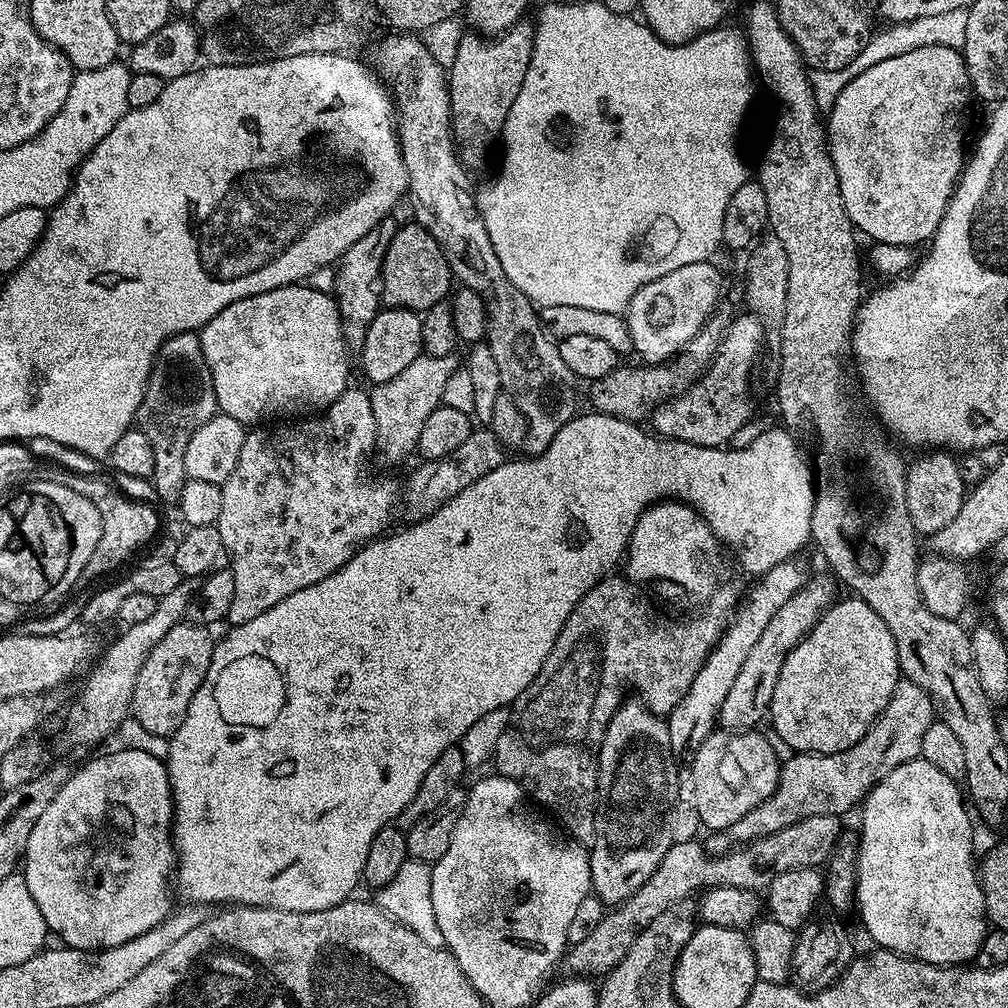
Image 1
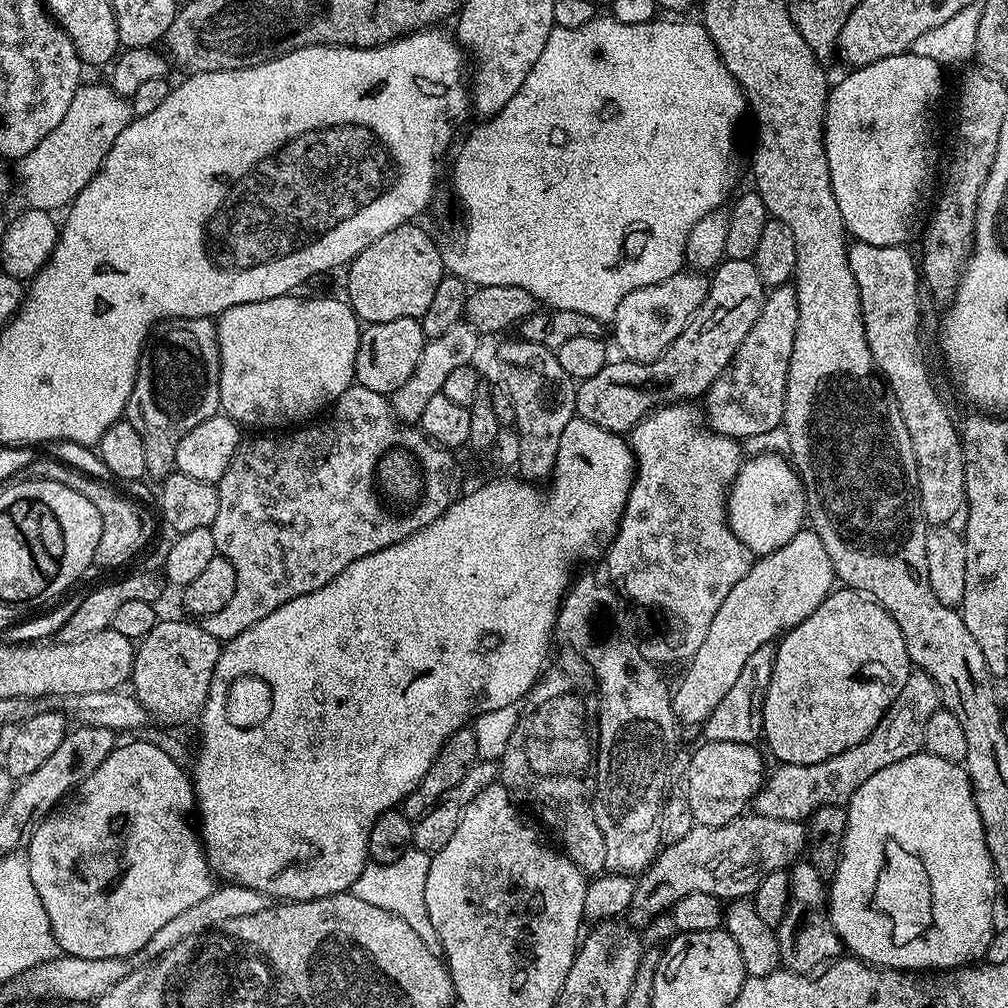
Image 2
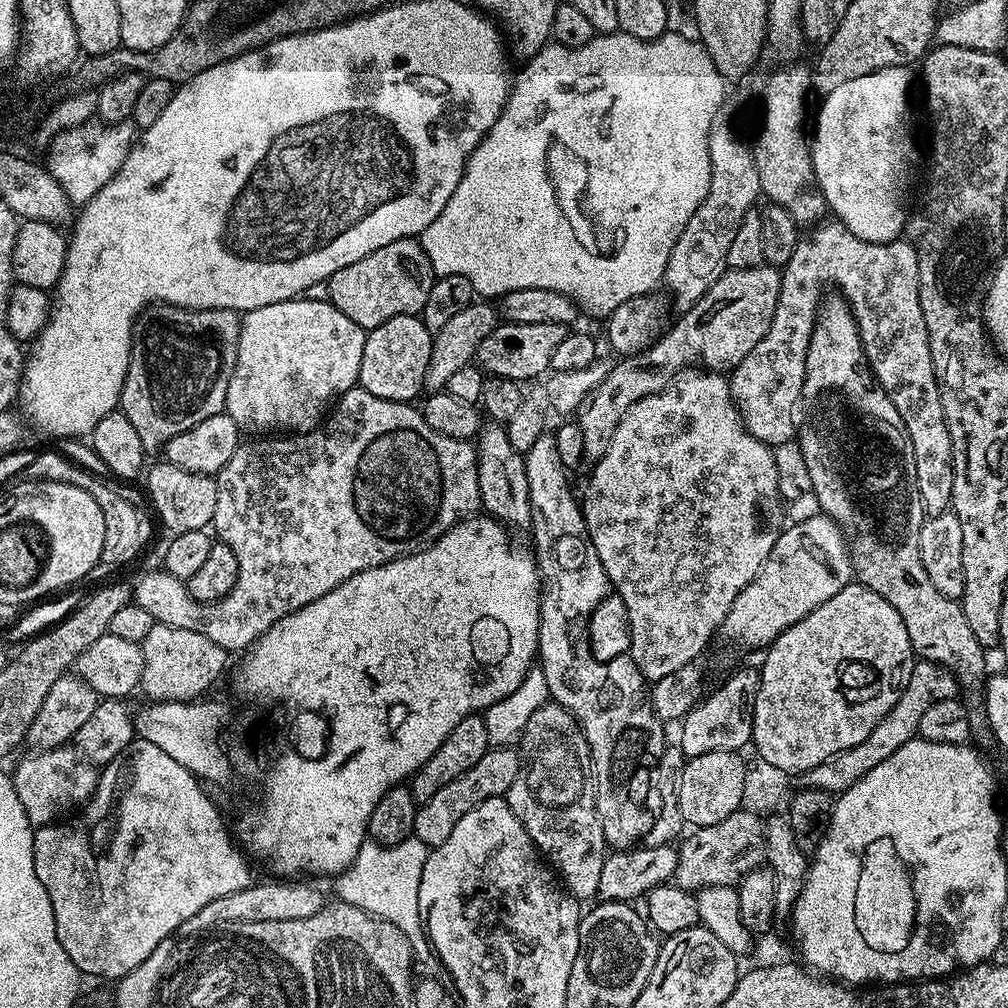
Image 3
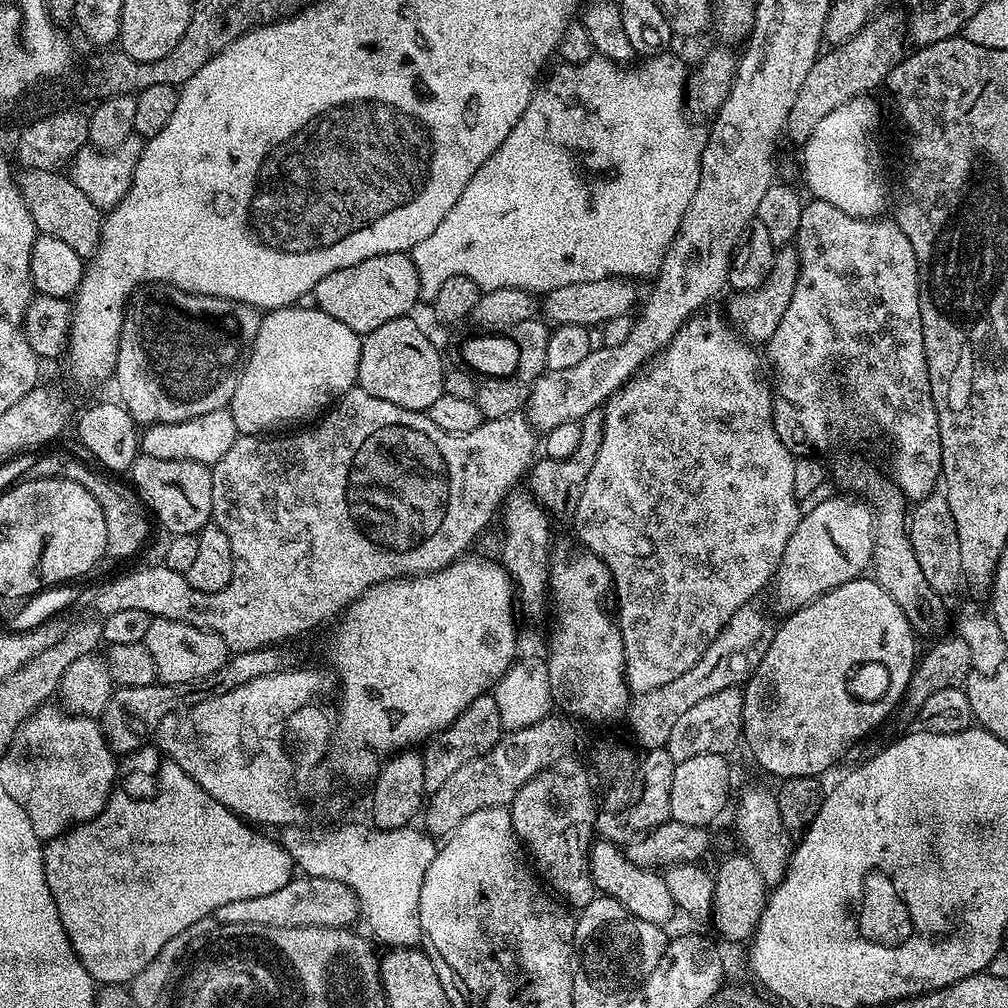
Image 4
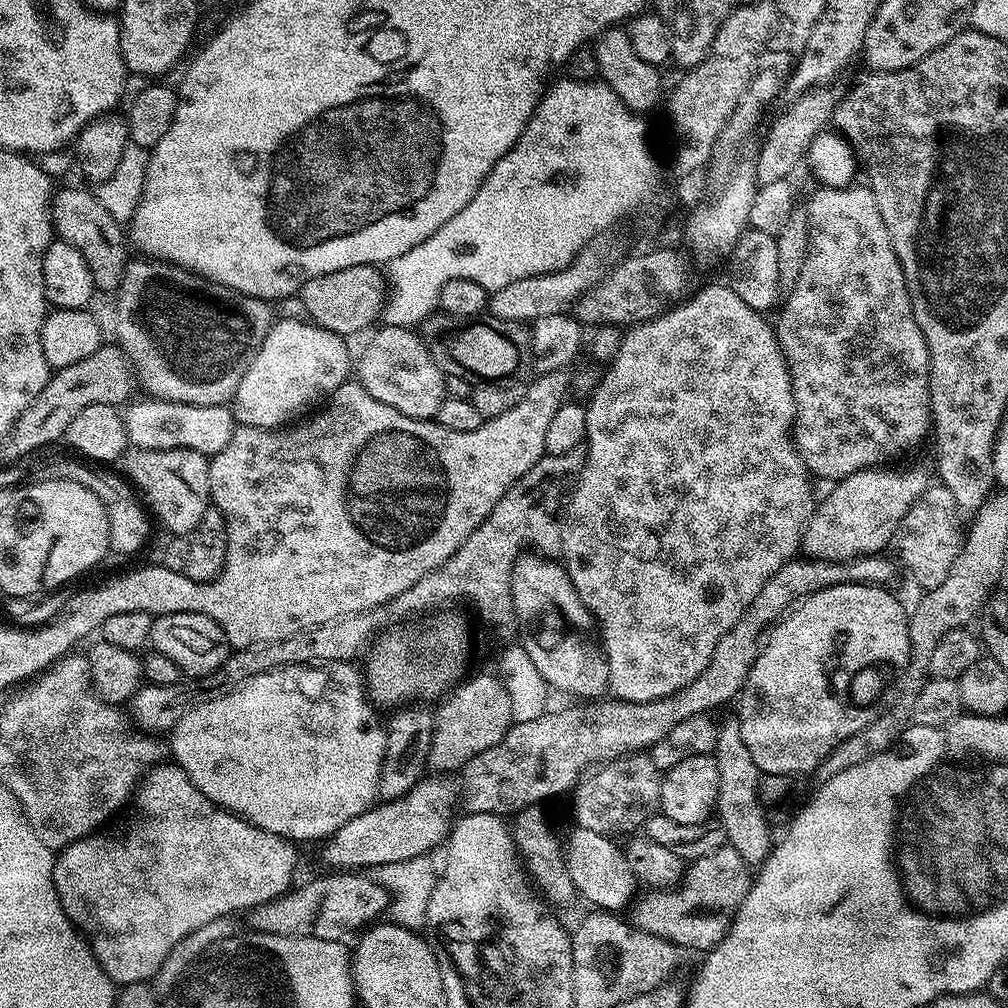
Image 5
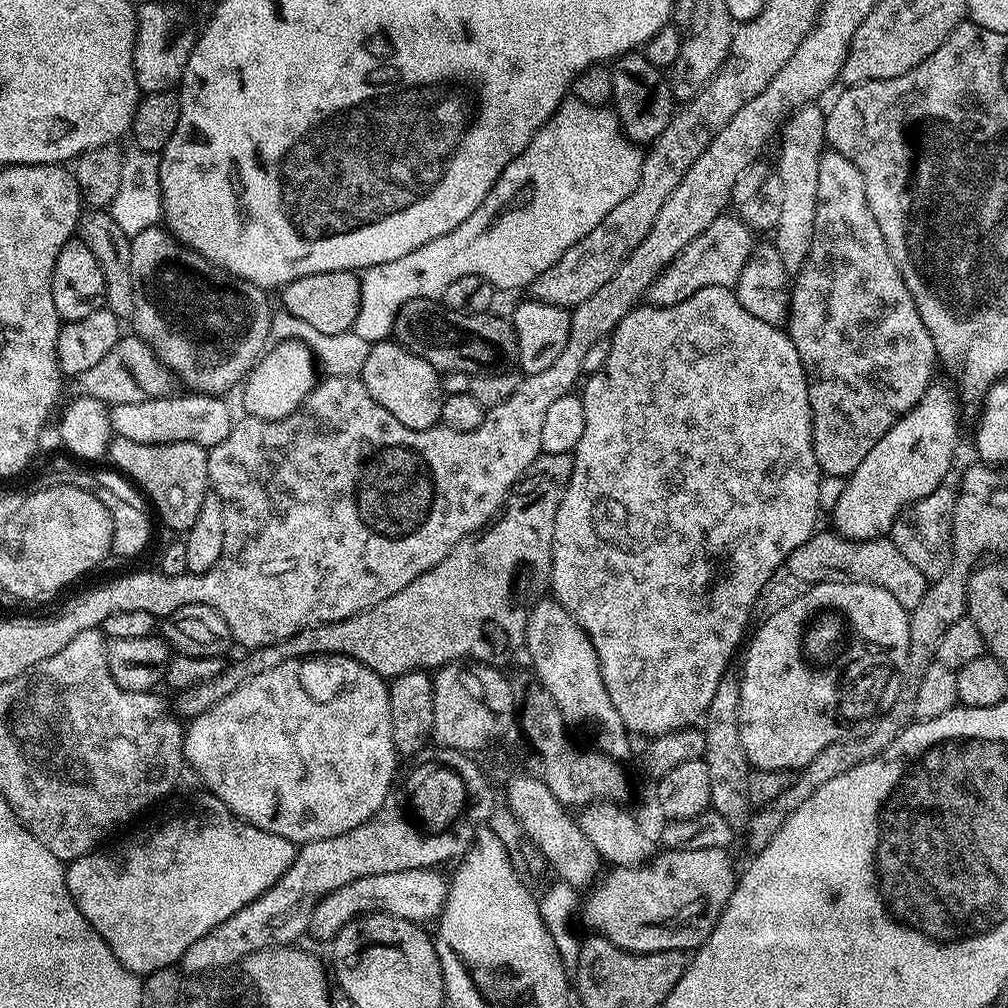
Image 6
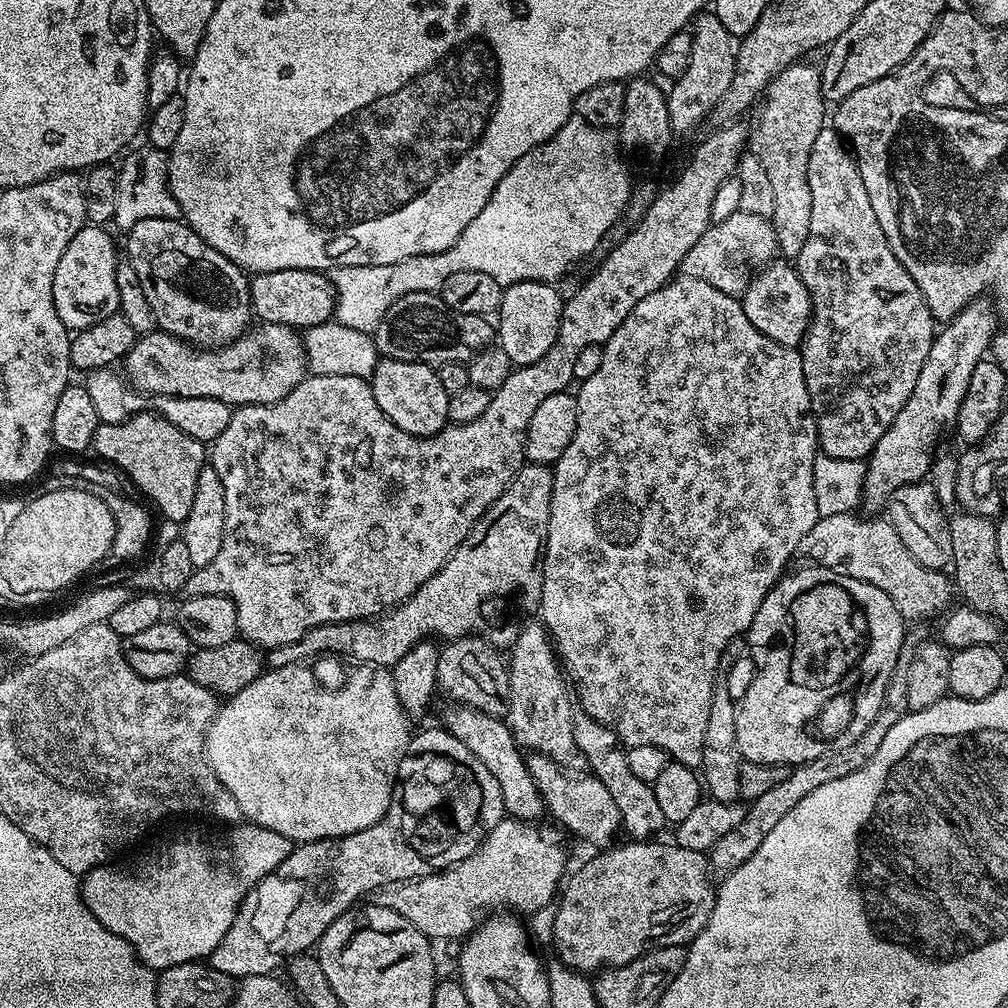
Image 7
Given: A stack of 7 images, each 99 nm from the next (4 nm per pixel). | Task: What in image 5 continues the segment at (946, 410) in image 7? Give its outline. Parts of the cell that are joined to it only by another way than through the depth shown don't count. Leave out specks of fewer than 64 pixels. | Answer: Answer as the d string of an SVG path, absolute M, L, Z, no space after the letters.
M877 466L874 468L863 468L861 472L855 472L854 474L850 474L845 480L836 481L836 485L834 486L834 494L830 496L830 498L826 498L825 501L817 503L816 511L812 513L812 517L810 518L810 522L806 526L806 530L804 531L804 543L802 545L802 552L805 557L814 559L814 560L853 560L854 558L858 558L859 556L874 556L885 551L884 548L893 543L894 537L896 535L896 531L898 530L898 526L902 522L902 518L906 518L906 510L910 506L914 506L914 502L917 500L921 494L925 492L930 487L930 479L928 480L928 476L923 472L920 468L888 468L892 466Z

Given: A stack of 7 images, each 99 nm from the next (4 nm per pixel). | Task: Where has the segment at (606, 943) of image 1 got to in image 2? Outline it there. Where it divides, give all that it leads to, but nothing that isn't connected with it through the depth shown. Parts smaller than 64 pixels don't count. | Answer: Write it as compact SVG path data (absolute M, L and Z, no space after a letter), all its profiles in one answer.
M745 814L737 820L722 826L706 826L696 824L685 834L678 838L678 842L664 844L657 852L655 860L649 868L644 869L642 875L636 880L636 889L629 905L626 920L633 928L644 930L651 920L667 913L678 902L678 898L686 898L686 894L710 894L717 896L722 902L742 900L751 897L758 890L762 878L771 872L779 872L797 863L801 859L808 843L808 829L801 821L783 820L782 818L766 818L755 814Z

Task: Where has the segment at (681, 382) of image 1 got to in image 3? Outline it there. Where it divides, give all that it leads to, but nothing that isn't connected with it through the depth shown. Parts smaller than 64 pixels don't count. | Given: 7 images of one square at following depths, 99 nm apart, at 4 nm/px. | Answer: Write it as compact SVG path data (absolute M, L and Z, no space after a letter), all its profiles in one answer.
M767 262L760 264L757 268L729 268L722 274L722 278L718 278L718 282L714 282L714 286L710 286L710 290L706 290L706 294L697 304L693 304L681 315L684 317L672 329L669 327L643 352L625 355L620 360L621 364L614 364L608 371L608 377L588 395L588 399L578 409L578 423L583 429L583 459L588 462L602 459L610 446L610 438L614 438L614 430L618 430L618 422L622 422L630 406L634 406L634 402L650 394L661 392L685 368L699 364L708 370L737 368L742 358L746 358L746 354L750 354L750 350L754 350L754 346L758 346L758 342L766 338L766 330L770 330L770 321L774 319L774 306L778 306L780 273L779 267Z

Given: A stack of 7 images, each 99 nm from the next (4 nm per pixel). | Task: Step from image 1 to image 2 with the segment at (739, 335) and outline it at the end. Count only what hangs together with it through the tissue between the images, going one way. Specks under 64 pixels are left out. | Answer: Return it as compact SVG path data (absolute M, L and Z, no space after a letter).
M791 283L779 284L765 295L758 322L750 326L750 334L746 334L742 346L738 346L728 369L709 386L703 397L702 412L712 431L744 441L750 435L763 434L781 427L788 363L797 322L795 287Z

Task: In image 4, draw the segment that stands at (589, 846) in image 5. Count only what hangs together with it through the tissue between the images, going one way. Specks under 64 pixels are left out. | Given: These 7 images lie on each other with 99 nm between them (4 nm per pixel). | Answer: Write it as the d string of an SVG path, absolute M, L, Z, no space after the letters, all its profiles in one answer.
M597 839L593 843L588 852L588 869L597 893L613 896L618 902L622 902L626 910L630 910L630 914L661 926L667 925L666 922L672 915L677 915L674 897L671 896L670 890L666 890L663 875L659 871L640 868L630 862L627 855L611 840Z

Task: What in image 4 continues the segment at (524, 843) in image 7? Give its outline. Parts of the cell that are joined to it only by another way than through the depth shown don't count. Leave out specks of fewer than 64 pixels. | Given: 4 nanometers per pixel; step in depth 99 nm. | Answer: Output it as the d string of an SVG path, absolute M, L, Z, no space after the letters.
M303 874L297 875L282 890L273 890L271 894L261 894L258 898L241 898L229 902L227 906L218 906L214 913L217 925L226 926L278 926L283 928L301 928L318 926L319 928L347 928L358 920L360 903L350 886L334 882L334 878L314 878Z

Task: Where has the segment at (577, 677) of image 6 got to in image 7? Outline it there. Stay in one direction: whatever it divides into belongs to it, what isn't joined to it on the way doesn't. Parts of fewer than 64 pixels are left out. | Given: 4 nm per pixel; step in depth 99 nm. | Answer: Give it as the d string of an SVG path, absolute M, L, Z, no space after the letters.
M583 710L573 711L572 730L575 745L580 750L583 761L589 764L589 771L600 780L618 806L621 829L628 832L631 839L646 840L662 826L666 821L662 810L659 809L658 800L654 796L652 786L634 777L634 772L629 766L629 758L625 745L621 743L612 728L600 724L594 718L588 716Z

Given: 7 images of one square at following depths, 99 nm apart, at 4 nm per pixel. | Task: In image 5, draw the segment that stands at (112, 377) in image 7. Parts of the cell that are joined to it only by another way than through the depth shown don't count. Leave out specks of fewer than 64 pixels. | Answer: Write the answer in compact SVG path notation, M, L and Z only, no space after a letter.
M155 398L143 399L133 399L122 412L128 443L134 448L146 450L178 450L181 448L182 450L194 450L210 458L229 444L230 438L234 438L238 427L236 413L228 404L194 406Z

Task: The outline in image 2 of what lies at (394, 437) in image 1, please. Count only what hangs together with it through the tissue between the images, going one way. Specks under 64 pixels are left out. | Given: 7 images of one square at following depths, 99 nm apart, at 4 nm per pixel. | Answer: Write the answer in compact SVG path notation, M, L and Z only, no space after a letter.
M461 322L450 326L446 334L438 338L428 340L422 350L422 358L418 358L418 366L398 390L391 393L390 403L396 419L403 420L406 424L415 425L422 418L422 413L426 411L426 405L430 403L430 398L441 395L446 386L446 378L458 366L466 366L475 361L476 351L480 348L481 333L477 332L471 324Z

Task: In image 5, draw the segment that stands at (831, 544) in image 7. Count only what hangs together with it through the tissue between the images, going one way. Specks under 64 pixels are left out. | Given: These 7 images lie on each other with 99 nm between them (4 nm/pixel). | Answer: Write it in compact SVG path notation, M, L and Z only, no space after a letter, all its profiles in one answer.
M877 554L874 556L859 556L853 560L814 560L811 558L793 558L766 582L766 586L756 595L754 602L742 614L742 618L718 642L714 650L714 658L710 660L710 666L690 686L678 690L672 696L658 698L654 702L626 702L615 698L597 698L591 702L581 703L580 708L560 708L557 712L553 710L545 711L543 716L534 718L530 722L521 724L513 723L508 729L508 733L498 742L498 746L490 746L490 750L482 750L470 762L464 765L462 775L462 804L468 812L481 812L482 814L494 814L501 818L511 817L513 814L539 805L540 800L548 800L551 796L560 796L571 793L576 785L580 783L582 777L589 770L599 769L607 766L611 760L623 760L633 754L647 753L678 722L686 722L686 718L703 716L711 713L711 708L720 708L723 704L728 704L739 697L740 691L744 688L746 678L758 658L760 649L764 647L764 641L768 639L769 632L810 594L818 594L818 590L838 586L839 584L874 584L877 586L891 585L891 580L898 572L898 564L891 555Z

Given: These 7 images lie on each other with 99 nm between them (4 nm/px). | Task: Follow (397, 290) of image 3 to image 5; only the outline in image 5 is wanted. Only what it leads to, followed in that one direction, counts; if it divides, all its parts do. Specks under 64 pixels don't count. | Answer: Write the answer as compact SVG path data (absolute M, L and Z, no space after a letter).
M375 264L346 266L346 270L334 270L334 274L310 278L298 293L299 303L311 323L345 338L351 338L363 328L371 329L381 319L385 299L386 276Z

